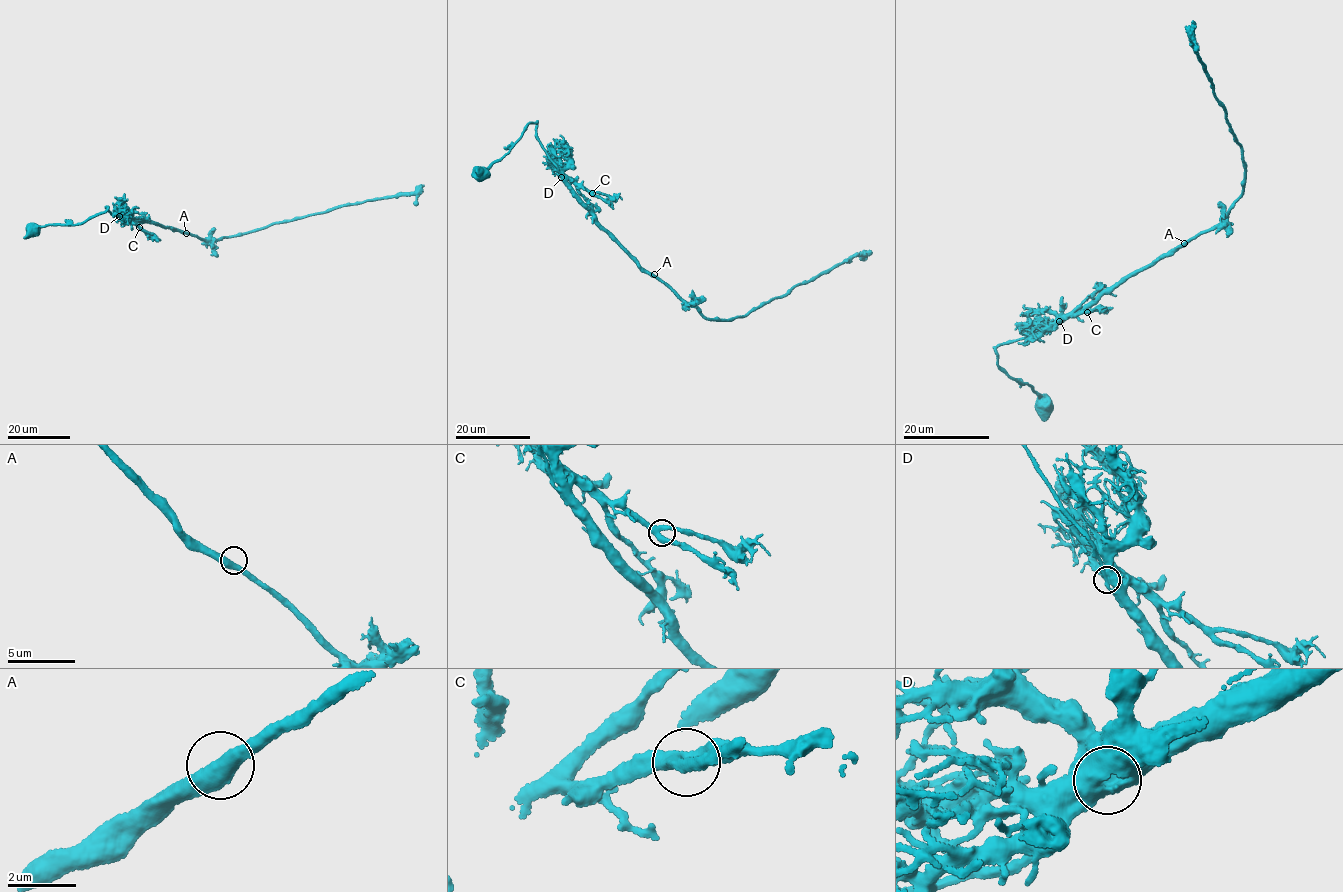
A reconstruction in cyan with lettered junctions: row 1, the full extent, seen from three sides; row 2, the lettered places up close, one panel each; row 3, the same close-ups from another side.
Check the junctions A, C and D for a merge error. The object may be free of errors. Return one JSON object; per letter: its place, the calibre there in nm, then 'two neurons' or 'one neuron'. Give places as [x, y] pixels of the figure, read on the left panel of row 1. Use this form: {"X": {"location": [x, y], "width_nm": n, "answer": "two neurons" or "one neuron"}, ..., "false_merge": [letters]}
{"A": {"location": [186, 233], "width_nm": 460, "answer": "one neuron"}, "C": {"location": [139, 227], "width_nm": 400, "answer": "one neuron"}, "D": {"location": [119, 216], "width_nm": 950, "answer": "one neuron"}, "false_merge": []}

